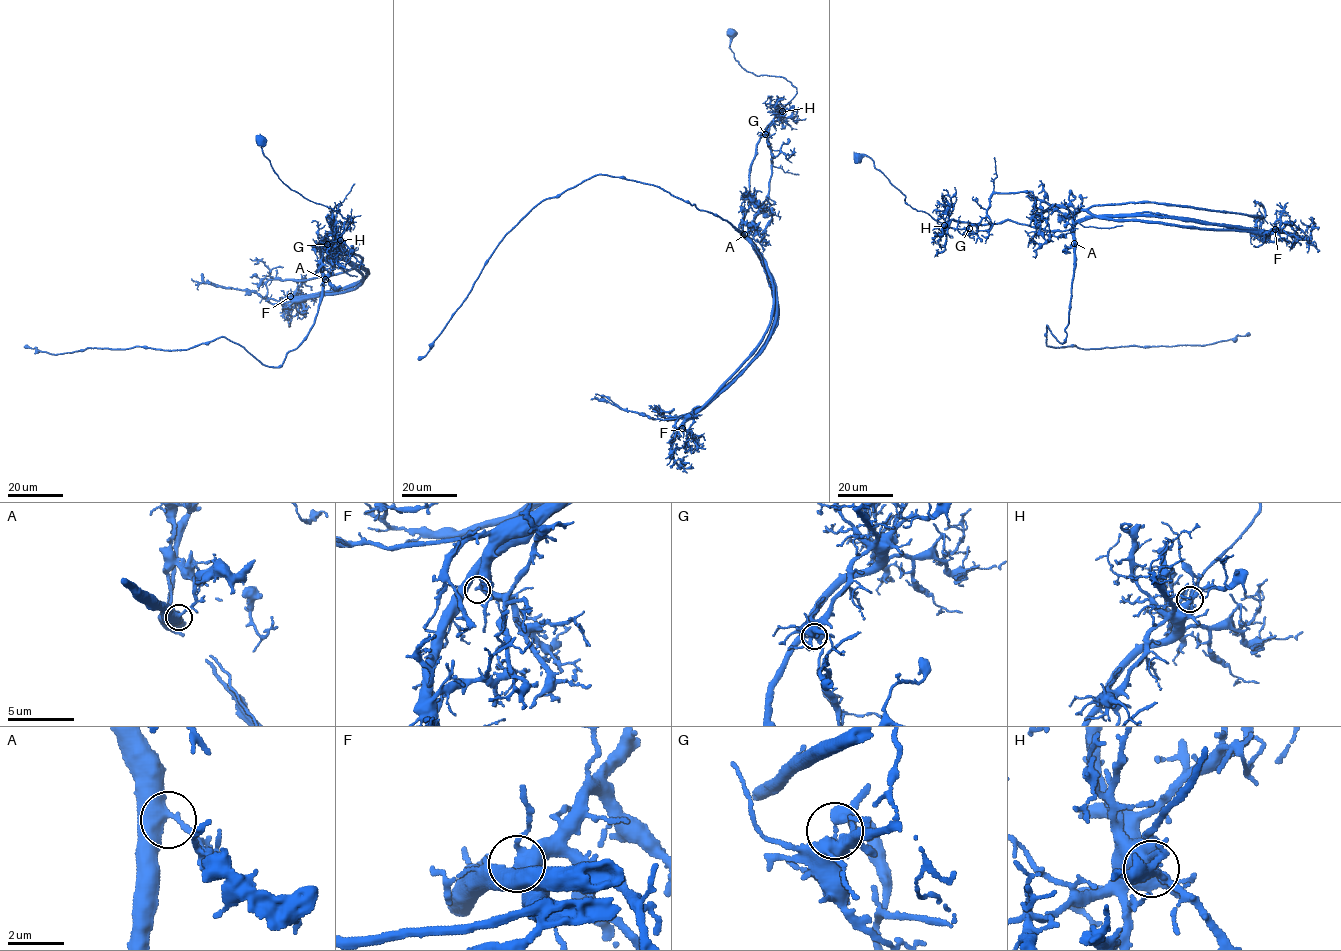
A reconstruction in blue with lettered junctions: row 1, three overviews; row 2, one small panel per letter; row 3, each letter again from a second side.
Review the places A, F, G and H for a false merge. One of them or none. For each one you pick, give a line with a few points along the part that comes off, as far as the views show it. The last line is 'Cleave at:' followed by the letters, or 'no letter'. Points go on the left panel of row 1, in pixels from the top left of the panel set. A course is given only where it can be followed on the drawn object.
G: course (327, 244), (335, 234), (315, 242), (320, 263), (341, 259), (369, 273), (269, 303), (191, 278)
Cleave at: G

